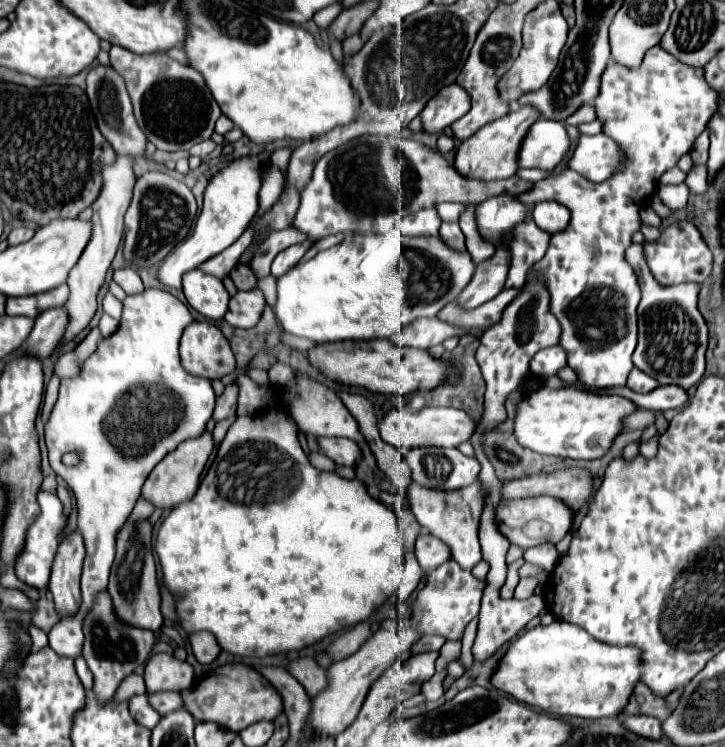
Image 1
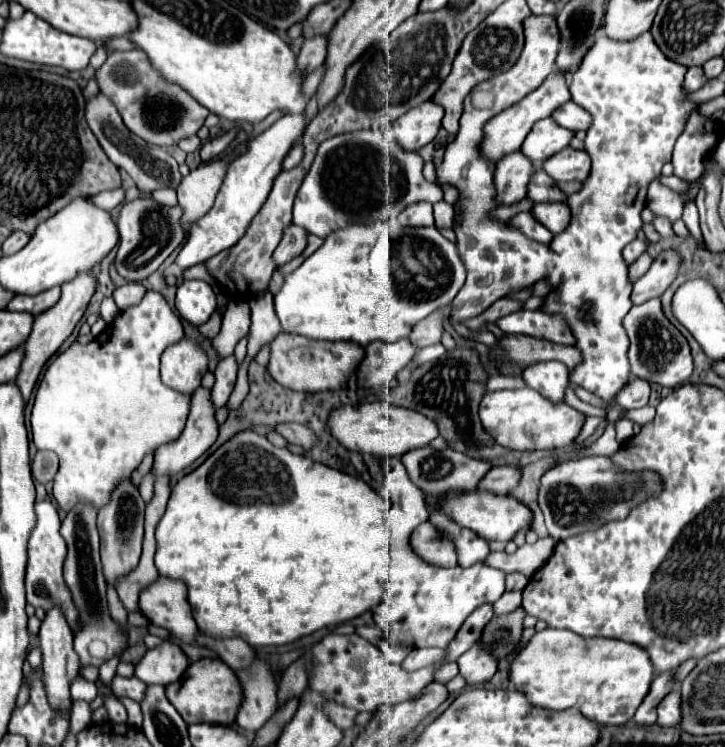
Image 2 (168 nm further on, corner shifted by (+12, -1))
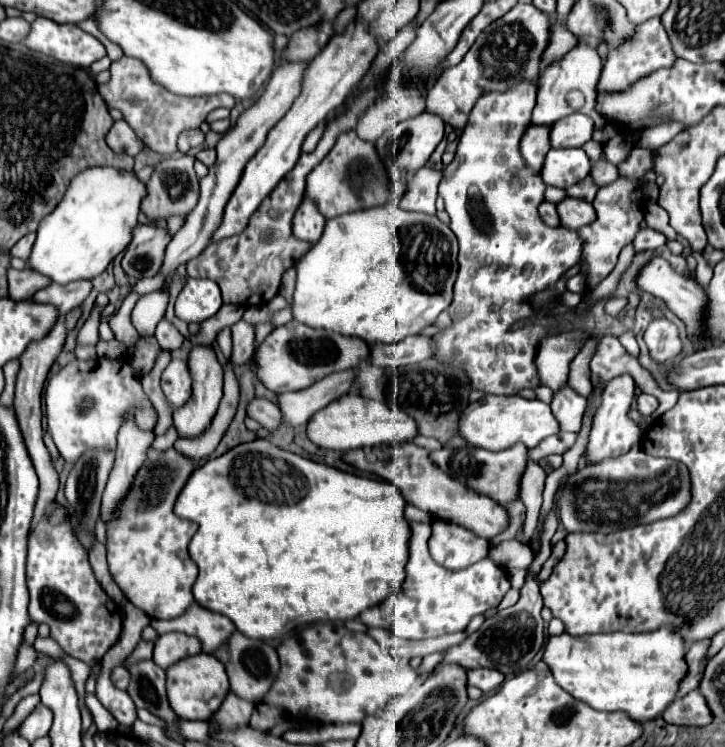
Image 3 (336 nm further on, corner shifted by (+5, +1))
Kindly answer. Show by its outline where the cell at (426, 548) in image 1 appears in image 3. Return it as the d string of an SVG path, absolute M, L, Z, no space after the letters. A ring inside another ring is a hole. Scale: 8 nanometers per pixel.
M437 519L433 523L429 551L437 565L449 571L457 571L487 557L489 539L479 537L461 525Z

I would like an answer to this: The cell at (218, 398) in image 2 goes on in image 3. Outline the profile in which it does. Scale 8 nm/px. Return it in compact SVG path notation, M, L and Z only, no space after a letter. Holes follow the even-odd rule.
M241 319L235 325L231 325L231 335L233 335L233 357L231 357L231 361L237 365L243 365L251 359L251 355L255 351L255 327Z

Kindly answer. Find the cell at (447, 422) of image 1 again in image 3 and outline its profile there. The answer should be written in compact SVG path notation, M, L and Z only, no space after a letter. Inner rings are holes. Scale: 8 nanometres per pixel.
M357 393L343 395L343 399L335 399L335 403L329 403L327 407L319 409L307 423L307 437L311 443L323 449L333 451L349 451L359 447L375 447L383 443L399 443L409 441L417 435L417 425L413 417L407 413L393 411L389 405L381 401L365 399Z

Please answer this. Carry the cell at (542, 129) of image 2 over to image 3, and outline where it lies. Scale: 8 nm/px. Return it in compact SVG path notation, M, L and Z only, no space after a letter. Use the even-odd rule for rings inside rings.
M569 115L551 129L551 147L583 147L593 135L593 119L587 115Z

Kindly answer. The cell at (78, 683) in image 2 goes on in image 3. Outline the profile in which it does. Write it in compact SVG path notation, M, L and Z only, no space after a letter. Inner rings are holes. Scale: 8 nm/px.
M87 693L87 707L91 709L95 725L99 731L115 731L117 729L117 725L119 725L117 719L99 703L99 699L95 695Z

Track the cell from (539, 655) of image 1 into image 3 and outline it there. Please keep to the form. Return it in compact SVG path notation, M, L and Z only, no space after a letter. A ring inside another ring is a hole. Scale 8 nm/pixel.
M669 627L653 633L613 631L583 637L563 633L549 639L543 661L551 667L555 683L575 699L599 711L627 711L639 721L661 715L687 675L683 637Z

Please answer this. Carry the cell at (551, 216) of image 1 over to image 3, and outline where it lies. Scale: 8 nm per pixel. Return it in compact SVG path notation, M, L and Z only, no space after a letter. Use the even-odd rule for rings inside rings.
M567 197L561 203L557 203L557 211L561 217L561 225L567 229L581 229L595 221L595 209L585 199Z

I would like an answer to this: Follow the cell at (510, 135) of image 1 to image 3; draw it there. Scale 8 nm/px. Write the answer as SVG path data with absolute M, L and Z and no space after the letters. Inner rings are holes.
M579 41L559 63L551 63L551 67L543 69L539 77L539 91L537 91L537 105L533 109L533 123L545 125L555 123L571 113L585 113L591 115L595 129L604 129L606 120L598 113L595 113L595 95L597 95L597 83L603 69L603 61L597 53L597 47Z

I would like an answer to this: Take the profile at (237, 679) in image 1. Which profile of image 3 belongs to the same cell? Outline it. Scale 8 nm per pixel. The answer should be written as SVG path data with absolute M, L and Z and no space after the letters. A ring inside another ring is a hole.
M199 653L191 659L183 659L175 663L175 667L169 667L165 673L167 673L167 699L171 699L171 707L175 707L175 713L181 719L207 721L219 709L229 691L229 681L223 663L209 653Z

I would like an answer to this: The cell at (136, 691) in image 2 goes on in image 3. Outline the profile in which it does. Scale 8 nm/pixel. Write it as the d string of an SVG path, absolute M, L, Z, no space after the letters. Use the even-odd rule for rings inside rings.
M123 665L111 669L111 683L117 687L117 689L127 689L129 685L129 675L127 675L127 669Z

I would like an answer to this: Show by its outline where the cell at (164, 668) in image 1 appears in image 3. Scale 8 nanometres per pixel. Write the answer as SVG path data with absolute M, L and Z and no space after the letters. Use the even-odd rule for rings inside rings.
M167 633L157 639L153 659L159 667L167 669L169 665L173 665L185 657L197 655L197 653L201 653L199 639L195 639L191 635L183 635L183 633Z

